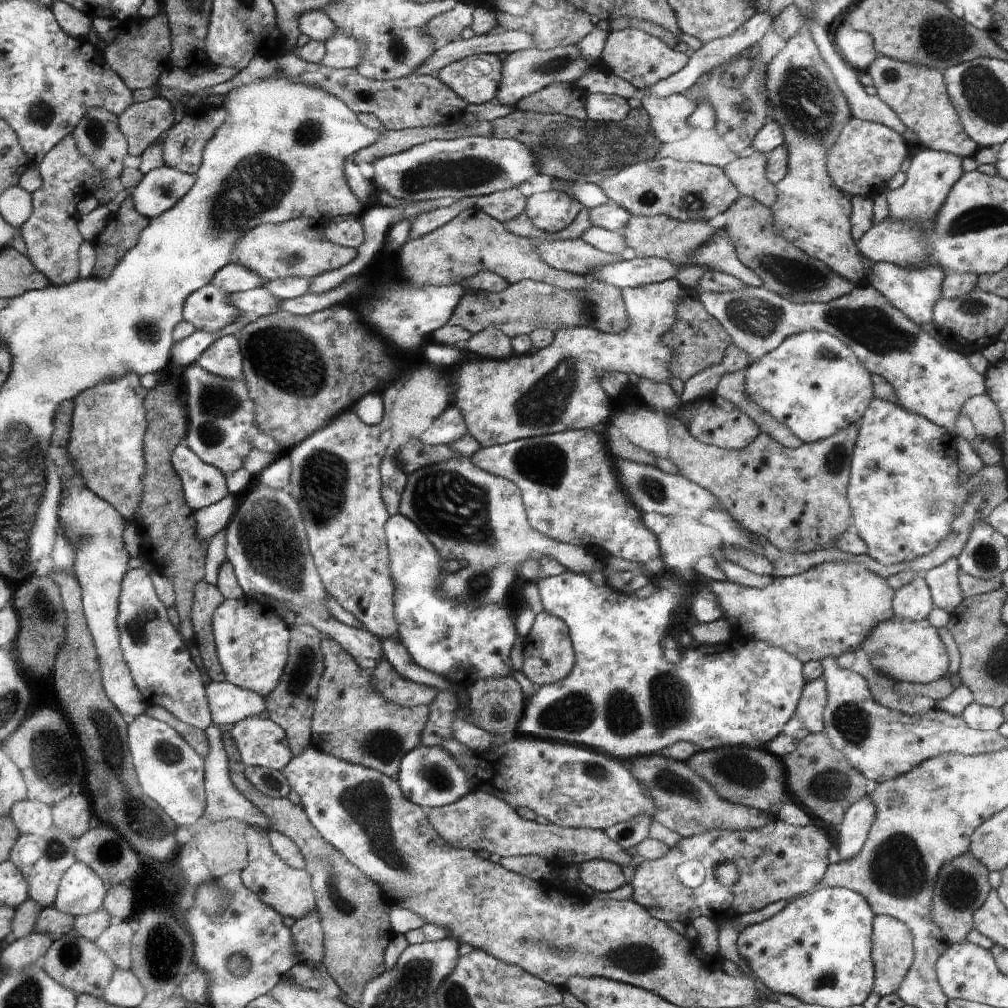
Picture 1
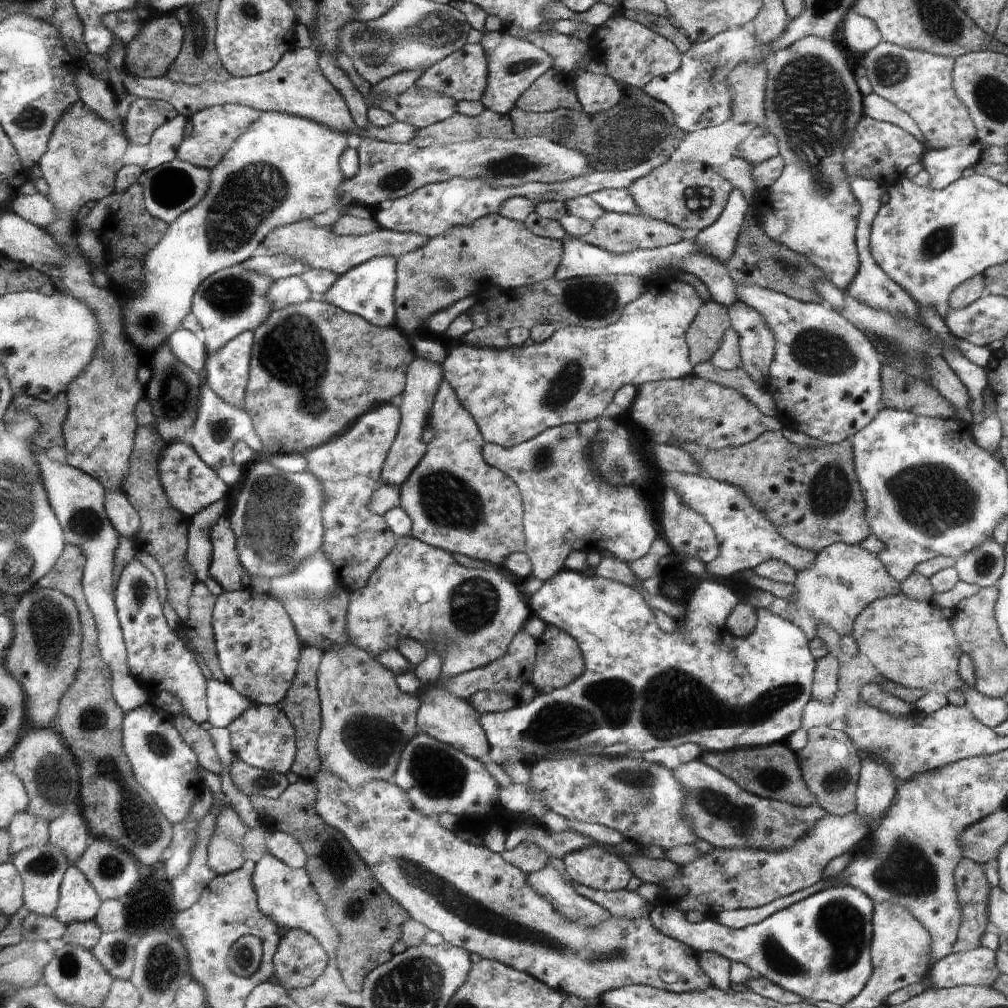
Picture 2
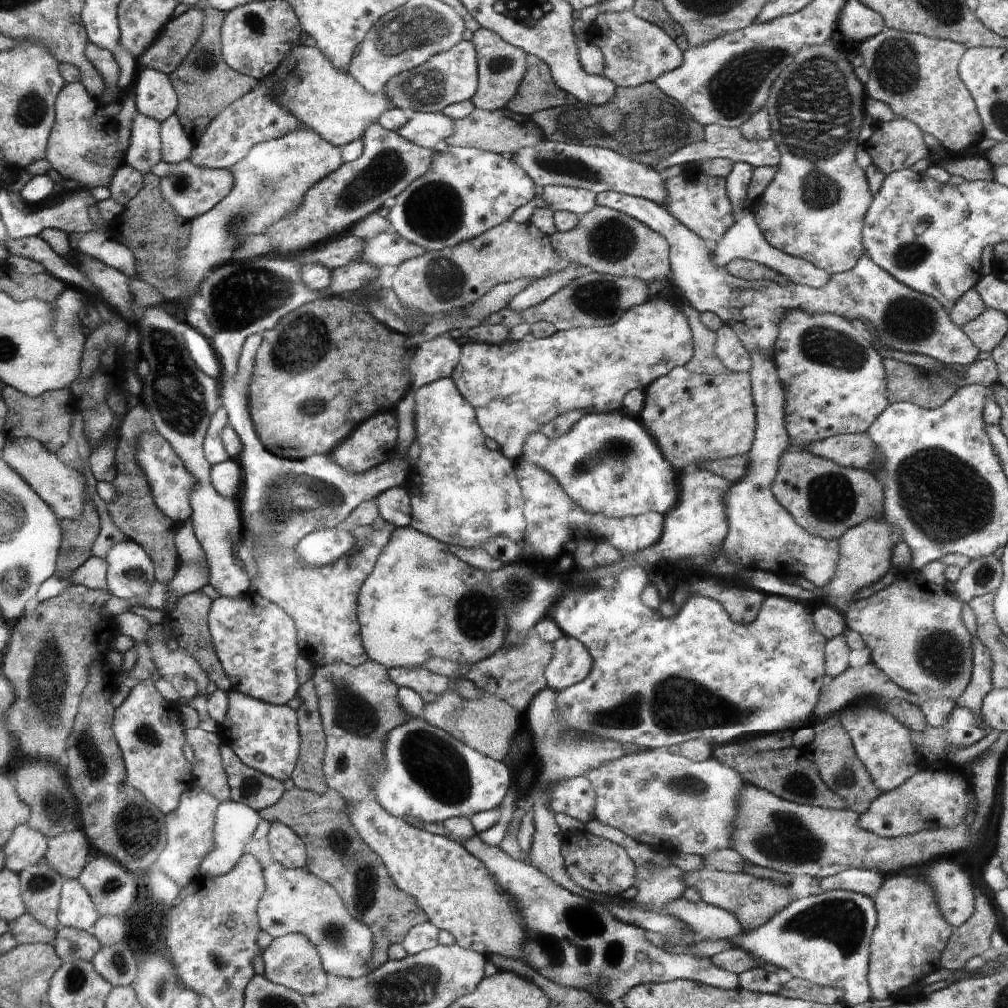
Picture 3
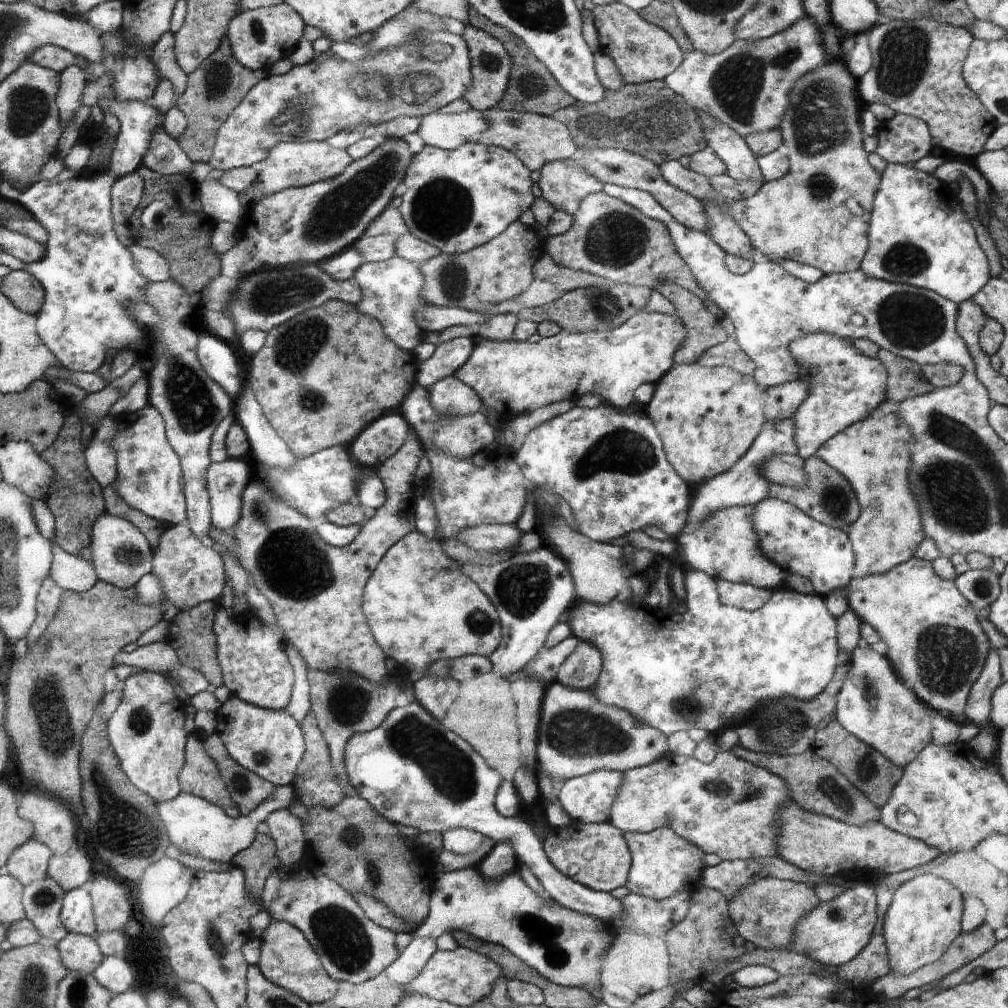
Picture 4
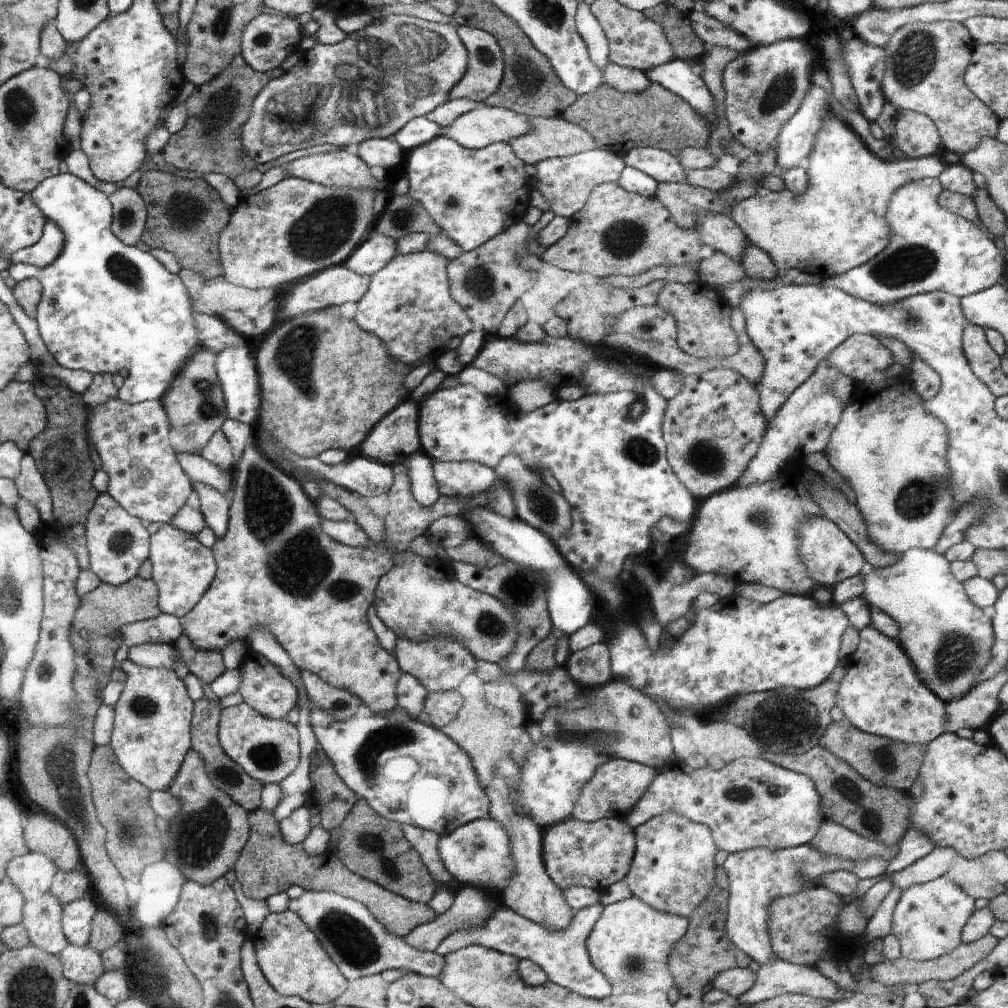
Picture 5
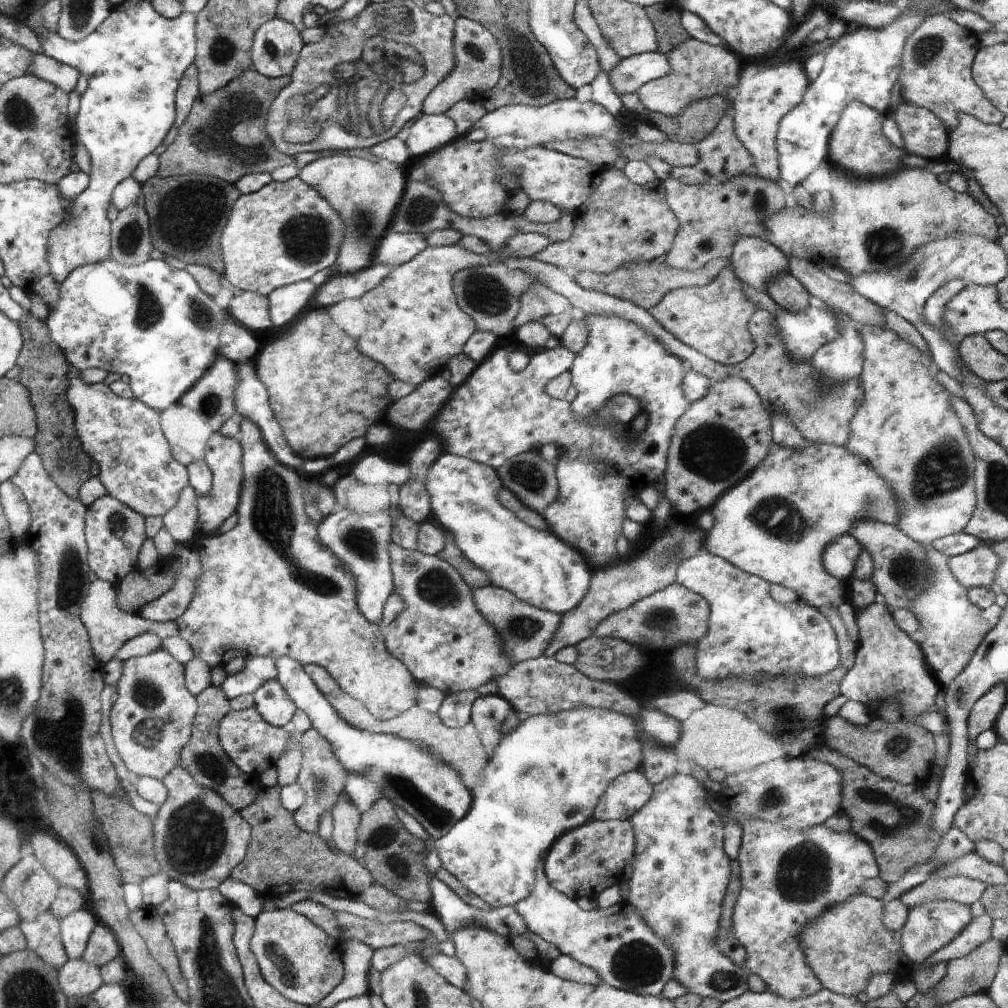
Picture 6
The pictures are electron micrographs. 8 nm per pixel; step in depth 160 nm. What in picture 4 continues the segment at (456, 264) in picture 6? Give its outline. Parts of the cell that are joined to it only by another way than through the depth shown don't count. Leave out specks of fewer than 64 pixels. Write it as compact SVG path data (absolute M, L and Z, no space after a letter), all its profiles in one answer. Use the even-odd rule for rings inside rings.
M398 255L385 261L362 263L354 273L354 280L363 292L357 310L365 316L373 317L381 322L385 335L398 348L413 352L414 348L423 341L428 330L422 330L417 323L415 314L417 309L428 302L423 297L425 276L421 271L421 264L416 261L399 257Z

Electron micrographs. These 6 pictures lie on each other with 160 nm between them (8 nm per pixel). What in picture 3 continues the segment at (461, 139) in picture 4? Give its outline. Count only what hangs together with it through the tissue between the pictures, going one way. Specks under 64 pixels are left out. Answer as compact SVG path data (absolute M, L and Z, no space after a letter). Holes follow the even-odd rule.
M420 111L411 113L408 122L396 130L402 138L432 150L453 132L454 121L447 115Z

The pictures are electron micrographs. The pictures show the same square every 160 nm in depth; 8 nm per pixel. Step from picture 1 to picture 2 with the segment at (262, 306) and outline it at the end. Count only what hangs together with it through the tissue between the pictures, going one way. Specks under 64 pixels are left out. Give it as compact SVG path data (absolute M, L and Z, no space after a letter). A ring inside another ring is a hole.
M292 275L274 282L267 292L267 299L279 309L307 301L311 293L300 275Z

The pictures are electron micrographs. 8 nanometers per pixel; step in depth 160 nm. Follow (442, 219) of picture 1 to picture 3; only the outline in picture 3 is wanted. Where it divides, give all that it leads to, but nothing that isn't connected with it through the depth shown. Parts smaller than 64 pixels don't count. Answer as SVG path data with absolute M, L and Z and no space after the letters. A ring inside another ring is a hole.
M394 230L377 233L362 240L363 249L358 261L379 269L382 266L400 266L404 261L426 252L425 248L411 243Z

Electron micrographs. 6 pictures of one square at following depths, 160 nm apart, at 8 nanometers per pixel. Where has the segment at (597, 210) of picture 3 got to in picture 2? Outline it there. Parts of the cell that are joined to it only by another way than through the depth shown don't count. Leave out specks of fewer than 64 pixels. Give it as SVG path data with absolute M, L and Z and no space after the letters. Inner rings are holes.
M606 211L596 221L592 222L592 230L581 236L583 241L603 248L615 255L625 255L638 249L655 249L680 242L680 229L677 226L645 217L642 215L627 215L614 211Z

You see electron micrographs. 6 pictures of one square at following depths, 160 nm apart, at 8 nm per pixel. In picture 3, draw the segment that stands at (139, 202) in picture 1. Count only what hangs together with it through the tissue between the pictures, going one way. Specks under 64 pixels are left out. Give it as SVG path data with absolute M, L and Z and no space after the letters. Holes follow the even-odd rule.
M182 161L174 166L174 174L161 179L161 195L169 205L184 218L194 219L220 204L228 192L232 192L234 177L232 171L226 169L206 169L194 163Z

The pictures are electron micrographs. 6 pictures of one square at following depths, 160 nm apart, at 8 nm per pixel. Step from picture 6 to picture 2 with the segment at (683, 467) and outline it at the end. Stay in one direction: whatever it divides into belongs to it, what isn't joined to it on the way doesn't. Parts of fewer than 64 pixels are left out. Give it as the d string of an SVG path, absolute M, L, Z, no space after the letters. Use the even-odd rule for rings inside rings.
M696 374L640 386L628 412L630 419L641 424L646 432L663 433L667 442L694 443L711 451L739 447L758 438L763 432L782 429L776 416L764 414L737 390L710 382Z

